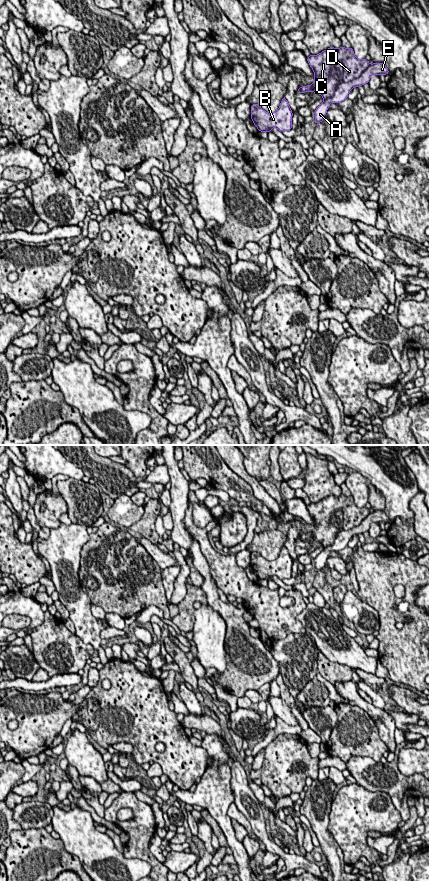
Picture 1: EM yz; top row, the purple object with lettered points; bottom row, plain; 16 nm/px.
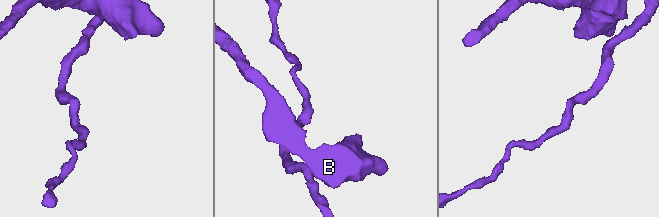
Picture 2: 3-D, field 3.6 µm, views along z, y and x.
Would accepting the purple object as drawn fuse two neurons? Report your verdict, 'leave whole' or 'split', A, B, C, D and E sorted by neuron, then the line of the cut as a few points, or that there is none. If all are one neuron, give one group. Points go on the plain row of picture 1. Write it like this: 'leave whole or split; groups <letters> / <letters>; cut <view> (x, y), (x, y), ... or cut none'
split; groups A E / B C D; cut yz (370, 513), (358, 525), (341, 530), (334, 542), (324, 548)

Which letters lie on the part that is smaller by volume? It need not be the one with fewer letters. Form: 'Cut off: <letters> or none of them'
Cut off: A, E

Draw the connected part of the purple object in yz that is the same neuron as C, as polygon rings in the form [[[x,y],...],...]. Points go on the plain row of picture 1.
[[[343,494],[339,497],[330,495],[318,503],[311,502],[307,509],[314,519],[314,530],[297,539],[302,542],[314,540],[320,542],[324,548],[333,545],[339,532],[359,526],[370,514],[368,508],[356,506],[352,495],[346,497]]]

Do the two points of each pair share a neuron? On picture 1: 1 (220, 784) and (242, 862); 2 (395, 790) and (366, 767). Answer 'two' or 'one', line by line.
1: one
2: one

